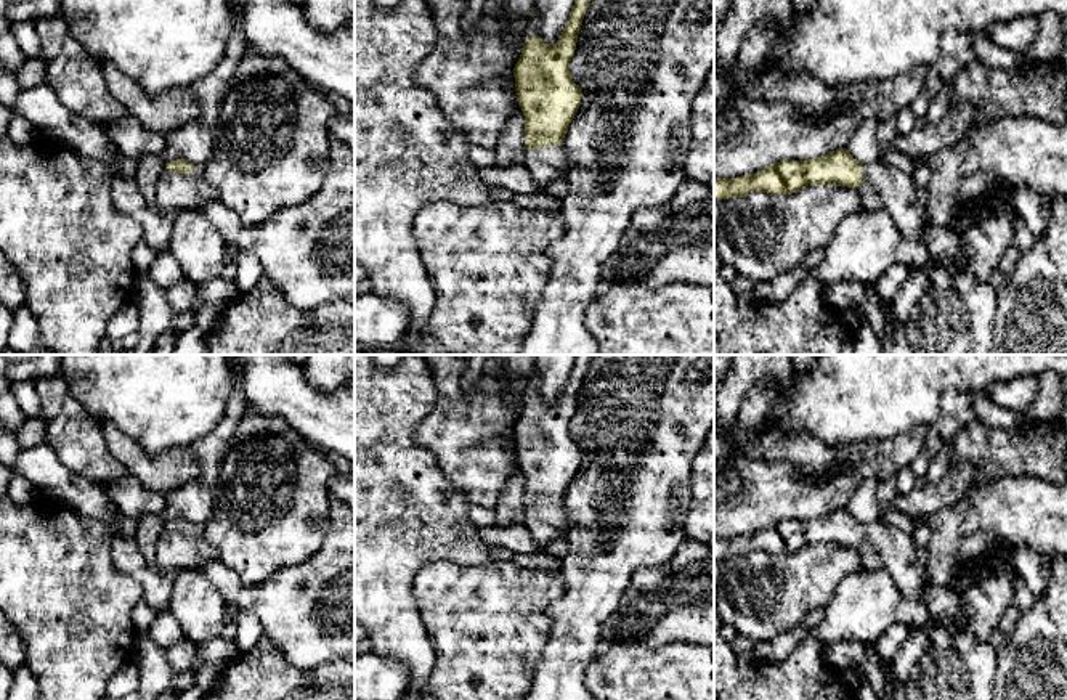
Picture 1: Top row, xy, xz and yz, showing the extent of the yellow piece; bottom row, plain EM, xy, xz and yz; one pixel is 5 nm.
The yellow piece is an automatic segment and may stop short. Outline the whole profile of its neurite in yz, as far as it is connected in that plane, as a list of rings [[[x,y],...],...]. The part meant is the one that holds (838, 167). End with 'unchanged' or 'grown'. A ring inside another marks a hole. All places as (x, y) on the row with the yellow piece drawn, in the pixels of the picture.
[[[846,148],[809,161],[780,161],[730,180],[714,178],[714,202],[746,197],[754,191],[786,196],[809,185],[855,188],[863,210],[887,212],[908,239],[923,241],[931,223],[926,209],[918,204],[913,177],[882,159],[862,164]]] | grown

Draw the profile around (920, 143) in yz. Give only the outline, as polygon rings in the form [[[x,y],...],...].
[[[972,104],[948,109],[939,124],[916,127],[910,133],[899,132],[891,146],[915,162],[924,161],[937,151],[953,148],[968,133],[976,117],[977,109]]]

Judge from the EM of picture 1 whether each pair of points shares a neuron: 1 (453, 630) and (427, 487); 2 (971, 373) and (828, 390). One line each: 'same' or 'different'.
1: different
2: same

